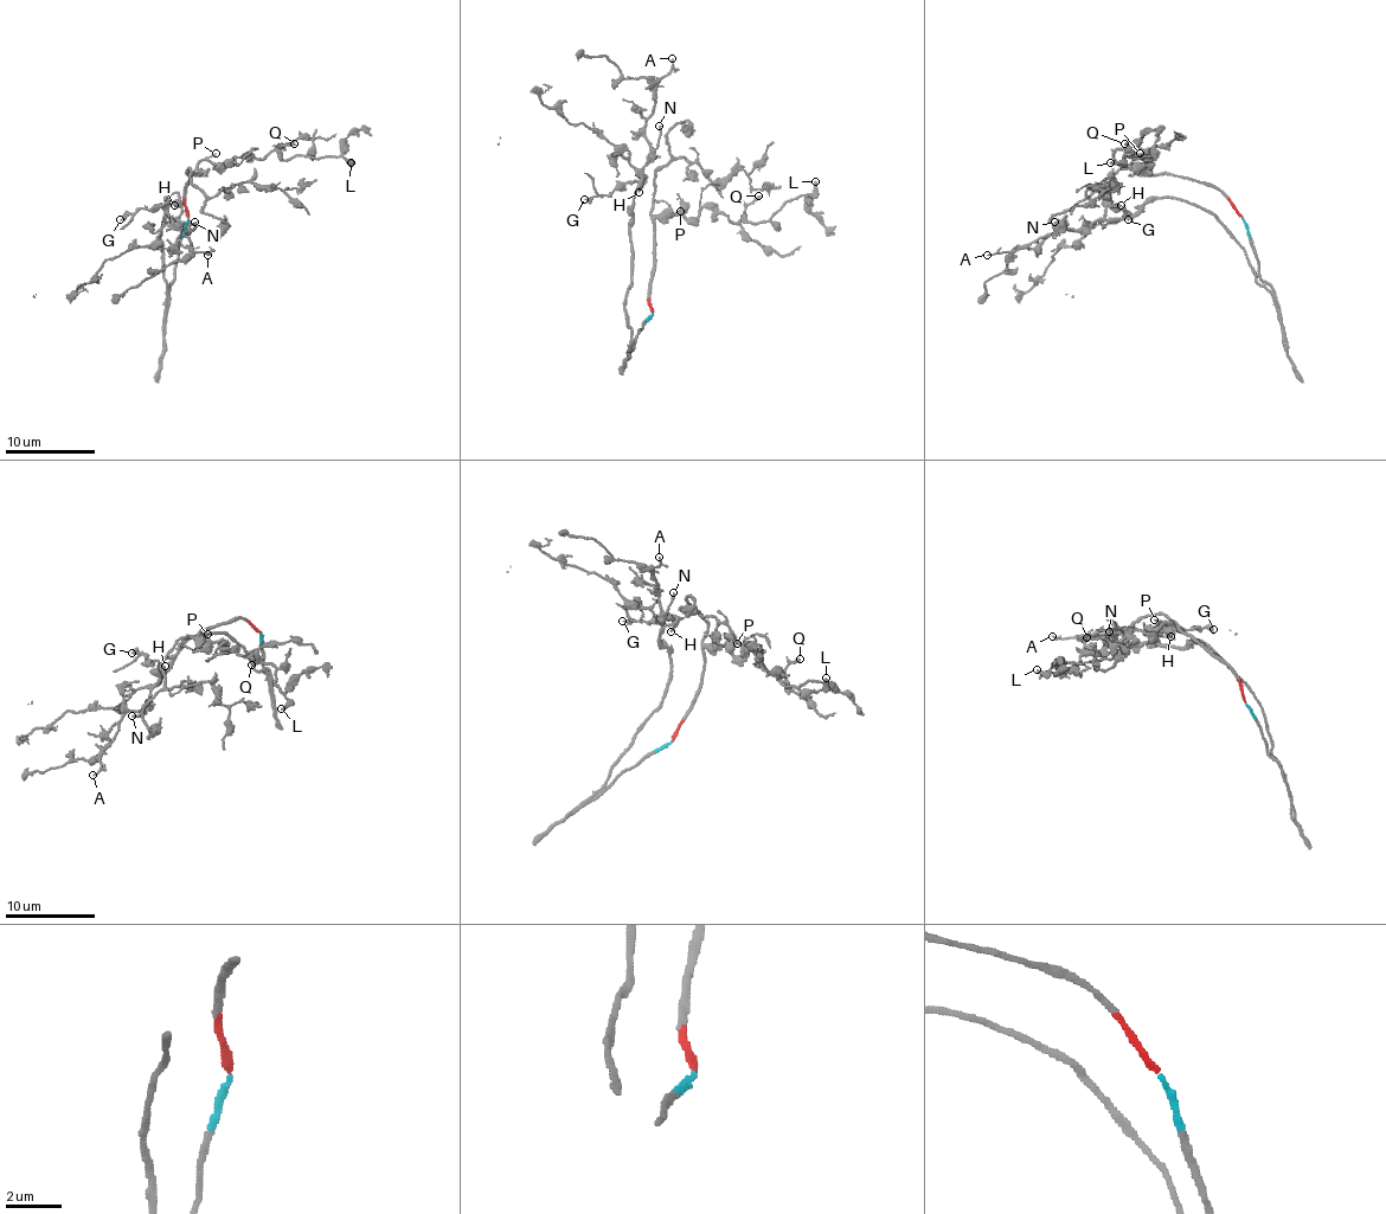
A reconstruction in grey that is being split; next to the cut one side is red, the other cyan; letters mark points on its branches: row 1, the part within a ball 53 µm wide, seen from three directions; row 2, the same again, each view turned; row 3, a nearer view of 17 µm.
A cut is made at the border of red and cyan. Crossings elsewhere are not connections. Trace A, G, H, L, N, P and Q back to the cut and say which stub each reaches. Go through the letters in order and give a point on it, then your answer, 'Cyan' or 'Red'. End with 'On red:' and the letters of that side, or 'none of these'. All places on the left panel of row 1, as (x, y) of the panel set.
A: Place: (207, 255). Cyan
G: Place: (120, 219). Cyan
H: Place: (174, 205). Cyan
L: Place: (351, 162). Red
N: Place: (194, 222). Cyan
P: Place: (216, 153). Red
Q: Place: (294, 143). Red
On red: L, P, Q

